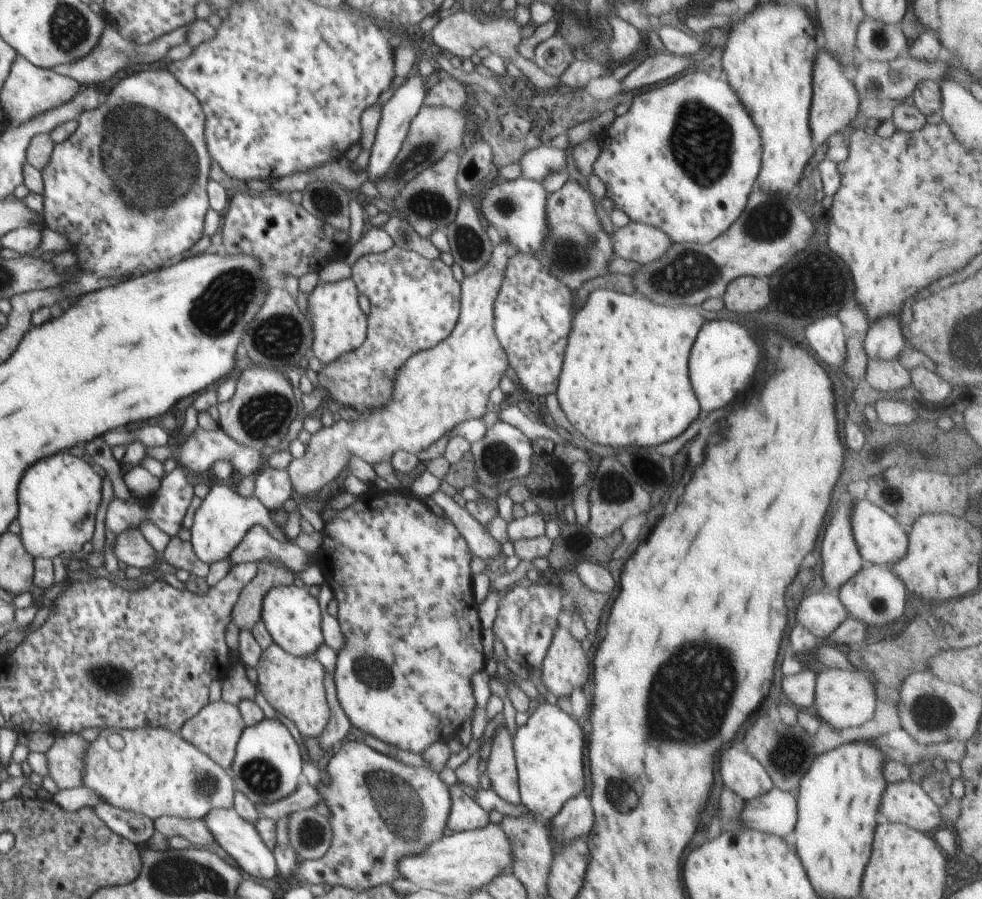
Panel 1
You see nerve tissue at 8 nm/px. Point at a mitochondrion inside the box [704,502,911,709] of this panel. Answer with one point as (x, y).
(878, 604)

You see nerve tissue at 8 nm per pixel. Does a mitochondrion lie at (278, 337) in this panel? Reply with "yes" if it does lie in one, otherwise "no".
yes

